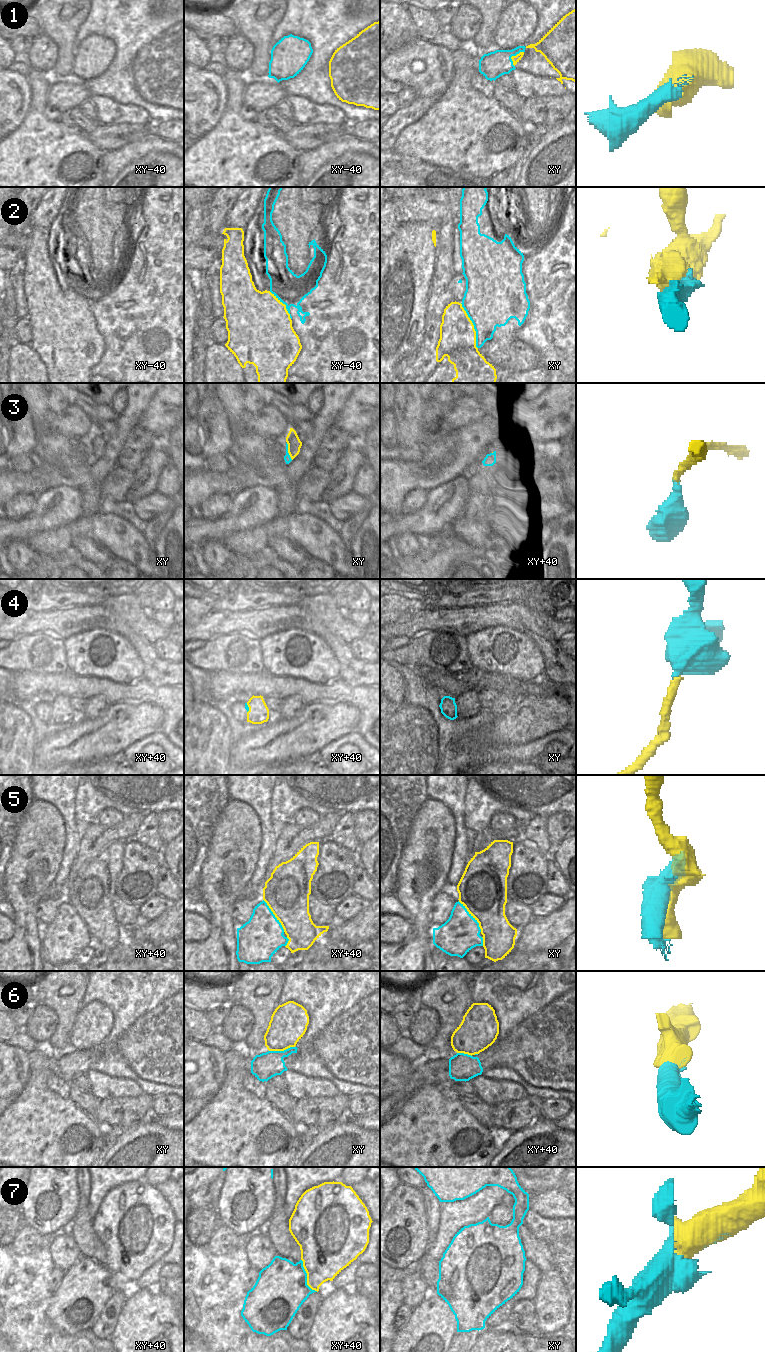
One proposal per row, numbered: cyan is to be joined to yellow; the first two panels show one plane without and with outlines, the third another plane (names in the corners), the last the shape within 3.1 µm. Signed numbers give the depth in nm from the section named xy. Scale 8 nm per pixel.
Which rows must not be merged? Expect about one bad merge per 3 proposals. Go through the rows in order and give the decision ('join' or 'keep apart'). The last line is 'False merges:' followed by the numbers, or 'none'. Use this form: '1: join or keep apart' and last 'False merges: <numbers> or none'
1: keep apart
2: join
3: join
4: join
5: keep apart
6: join
7: join
False merges: 1, 5

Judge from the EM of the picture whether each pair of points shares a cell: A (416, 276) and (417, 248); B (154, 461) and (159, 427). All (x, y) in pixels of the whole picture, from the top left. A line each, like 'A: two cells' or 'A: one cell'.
A: one cell
B: two cells

